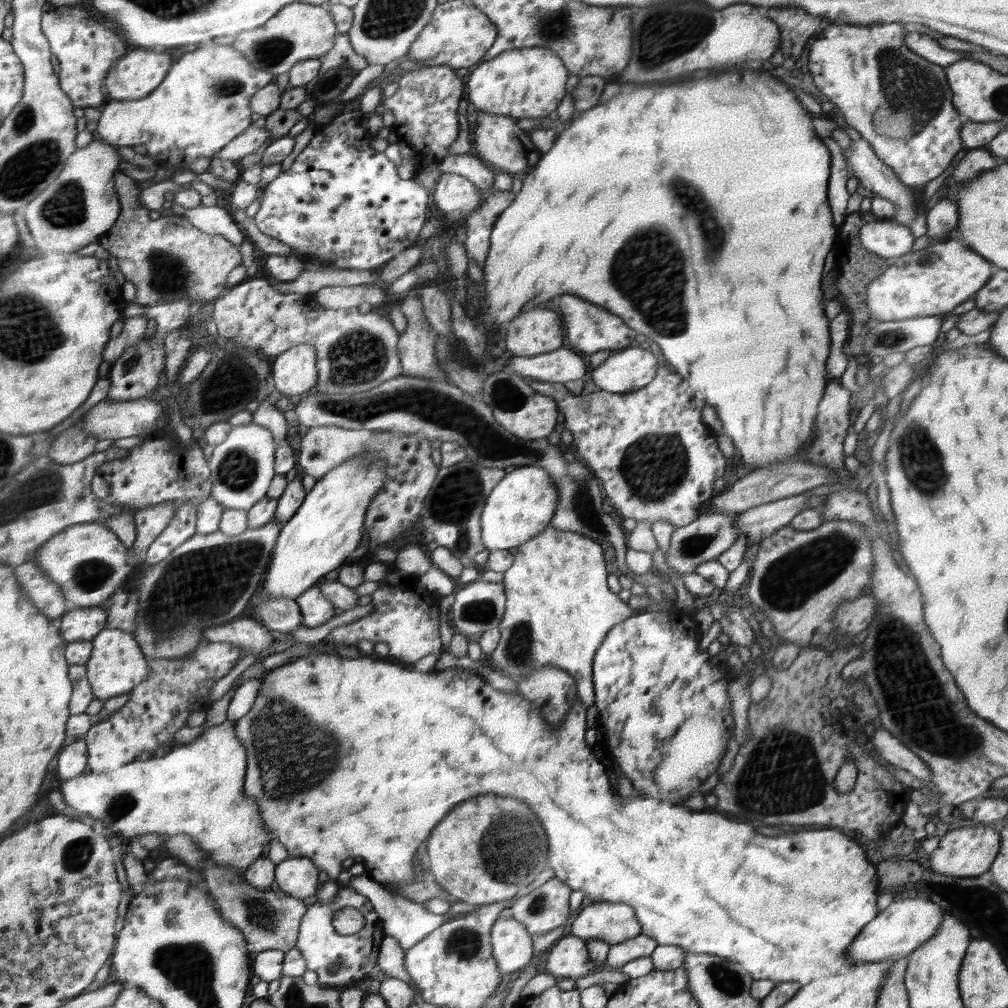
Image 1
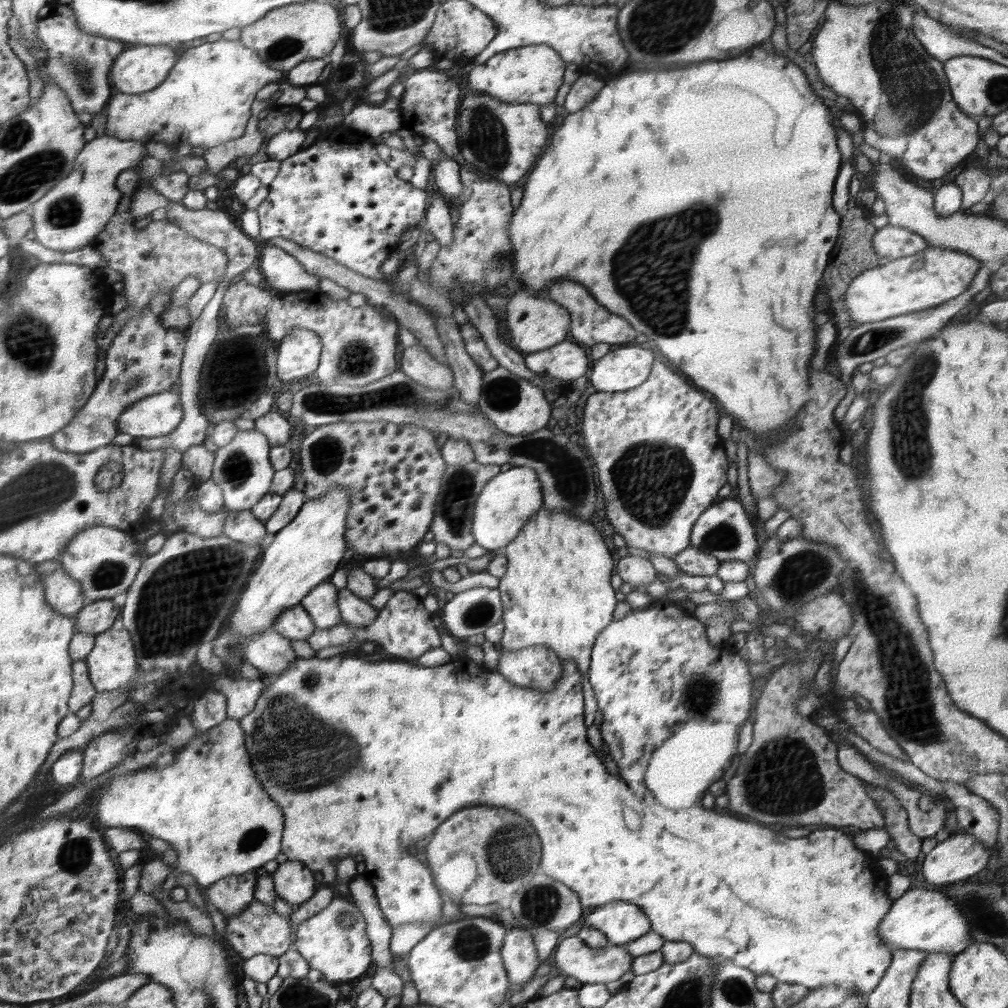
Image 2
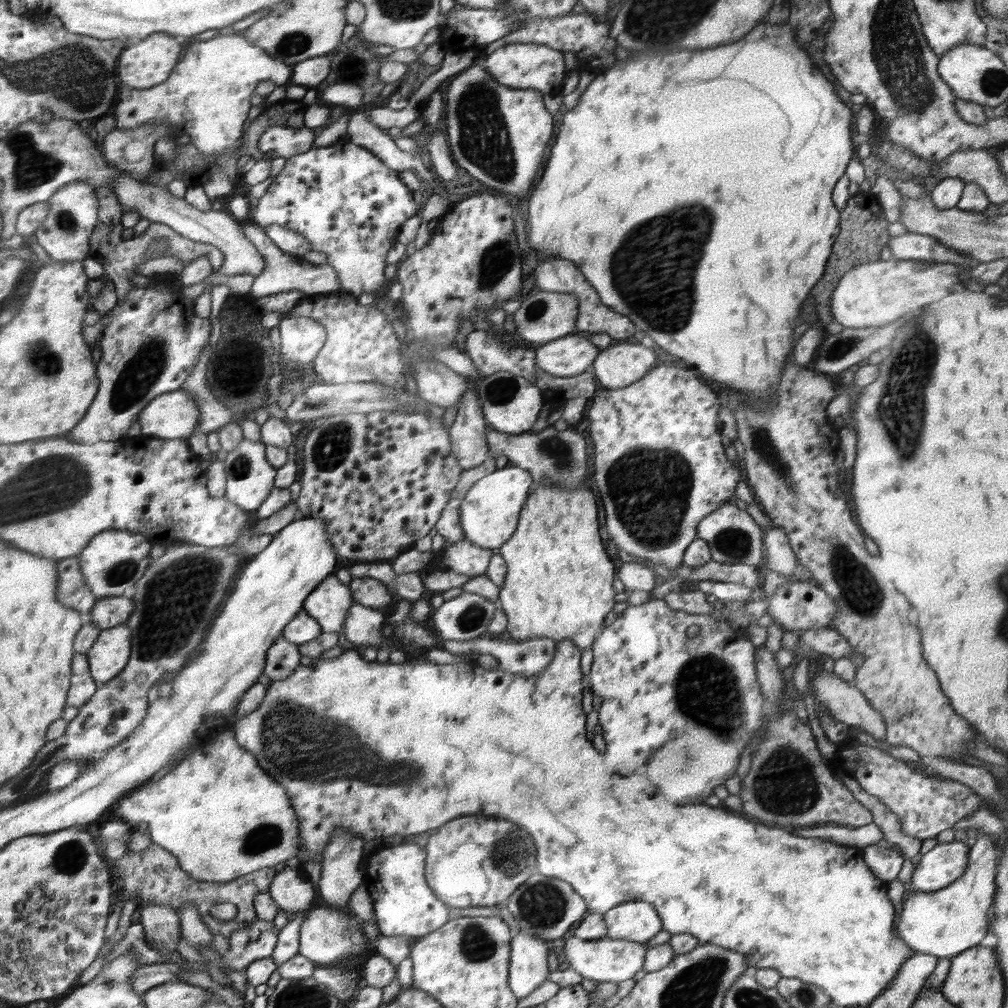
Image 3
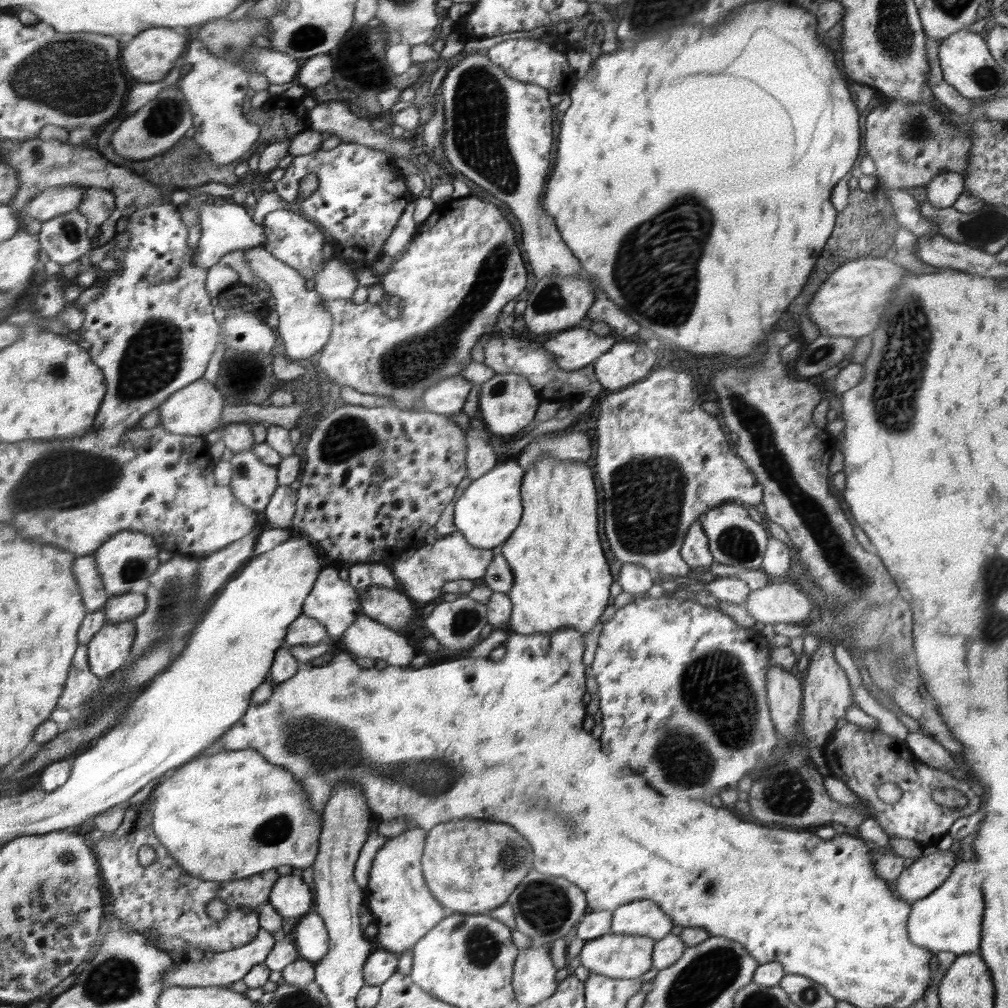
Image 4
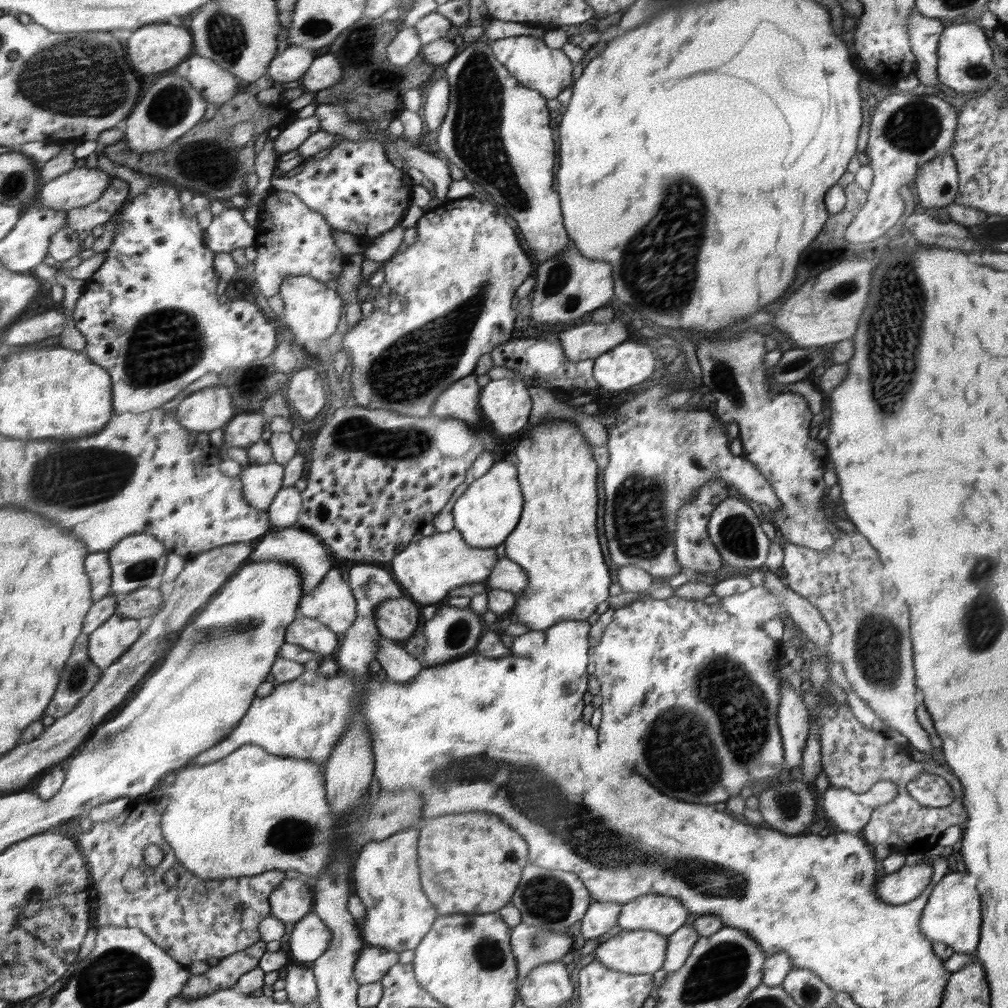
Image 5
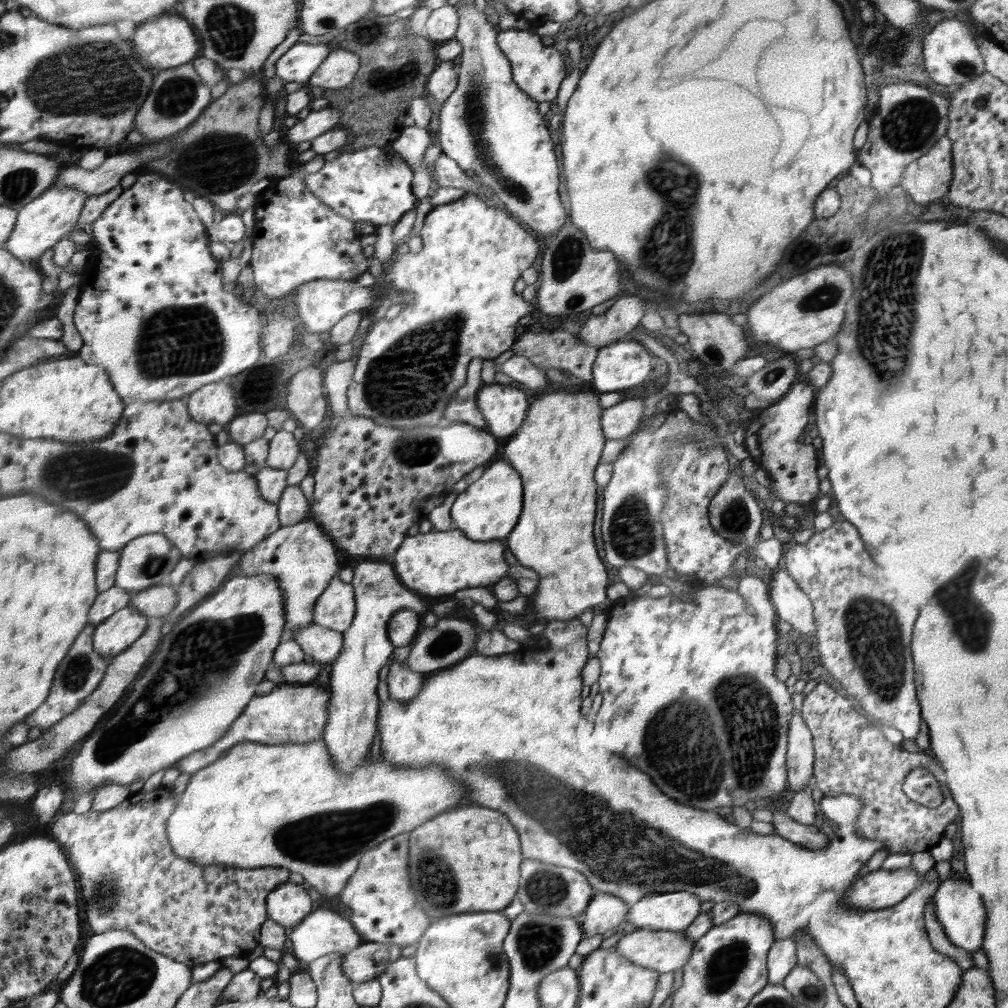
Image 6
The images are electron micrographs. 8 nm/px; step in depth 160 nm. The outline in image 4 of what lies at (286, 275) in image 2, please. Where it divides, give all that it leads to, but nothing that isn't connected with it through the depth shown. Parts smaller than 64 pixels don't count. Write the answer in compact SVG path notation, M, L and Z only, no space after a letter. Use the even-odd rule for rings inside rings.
M200 190L190 193L190 198L186 204L198 208L200 213L200 227L202 228L202 236L199 239L198 246L194 249L193 260L197 260L197 266L202 268L210 268L230 251L246 250L252 247L262 247L266 242L263 226L258 226L256 222L252 222L251 214L242 205L235 202L228 202L224 208L217 205L209 205L206 202L198 204L195 197L198 197ZM332 258L318 271L314 278L313 289L325 300L351 300L358 288L355 264L349 260Z

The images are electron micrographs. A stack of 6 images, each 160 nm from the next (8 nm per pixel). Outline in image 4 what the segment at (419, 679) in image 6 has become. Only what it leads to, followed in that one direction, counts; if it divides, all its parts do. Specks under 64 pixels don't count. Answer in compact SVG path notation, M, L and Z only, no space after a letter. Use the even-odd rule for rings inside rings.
M365 614L350 624L342 640L347 650L359 657L382 659L390 666L416 666L408 664L416 650L408 644L404 635Z

